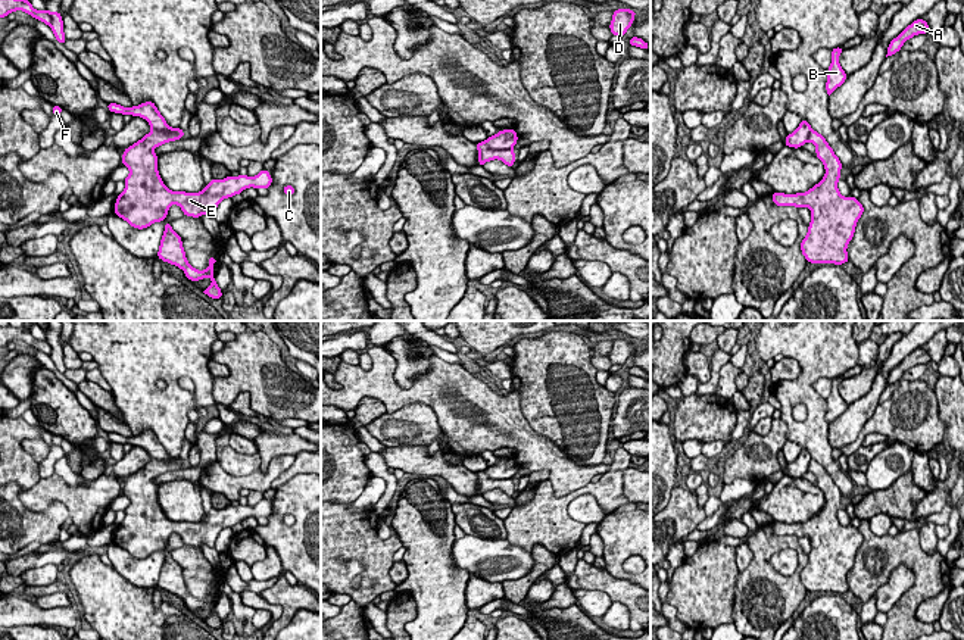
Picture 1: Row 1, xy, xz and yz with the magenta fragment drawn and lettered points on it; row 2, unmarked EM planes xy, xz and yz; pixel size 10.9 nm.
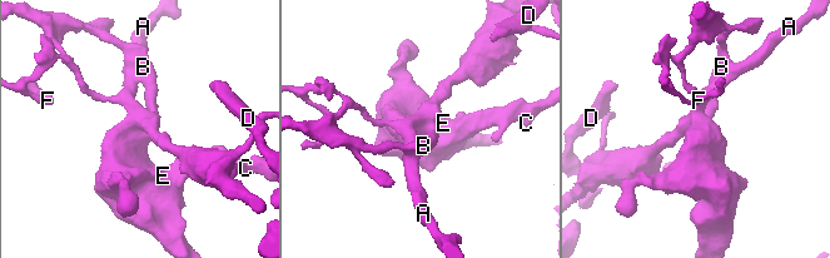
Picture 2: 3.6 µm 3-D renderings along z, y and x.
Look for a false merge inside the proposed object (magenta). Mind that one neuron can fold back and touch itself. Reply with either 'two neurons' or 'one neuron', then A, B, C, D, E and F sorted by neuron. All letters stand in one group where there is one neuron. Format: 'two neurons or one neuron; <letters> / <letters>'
two neurons; A F / B C D E

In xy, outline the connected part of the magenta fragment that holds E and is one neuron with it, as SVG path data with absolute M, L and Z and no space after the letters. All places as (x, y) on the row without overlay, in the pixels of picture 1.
M180 456L172 461L152 459L124 480L122 494L130 499L130 505L124 509L125 518L116 528L113 543L137 559L144 559L155 552L163 550L165 561L157 587L182 599L190 611L200 611L209 606L212 614L203 622L210 628L222 628L222 621L213 605L216 590L210 587L210 594L205 600L199 600L188 593L180 563L172 559L171 552L165 550L168 540L172 534L178 534L185 546L202 547L206 543L213 547L218 534L224 528L241 524L249 516L268 519L272 513L272 506L266 499L262 499L255 506L230 505L224 509L212 508L200 522L171 521L159 505L159 484L155 484L153 480L184 465Z

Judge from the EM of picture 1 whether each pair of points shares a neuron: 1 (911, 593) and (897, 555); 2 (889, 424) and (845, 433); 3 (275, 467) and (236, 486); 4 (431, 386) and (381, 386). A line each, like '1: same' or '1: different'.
1: same
2: different
3: same
4: same

